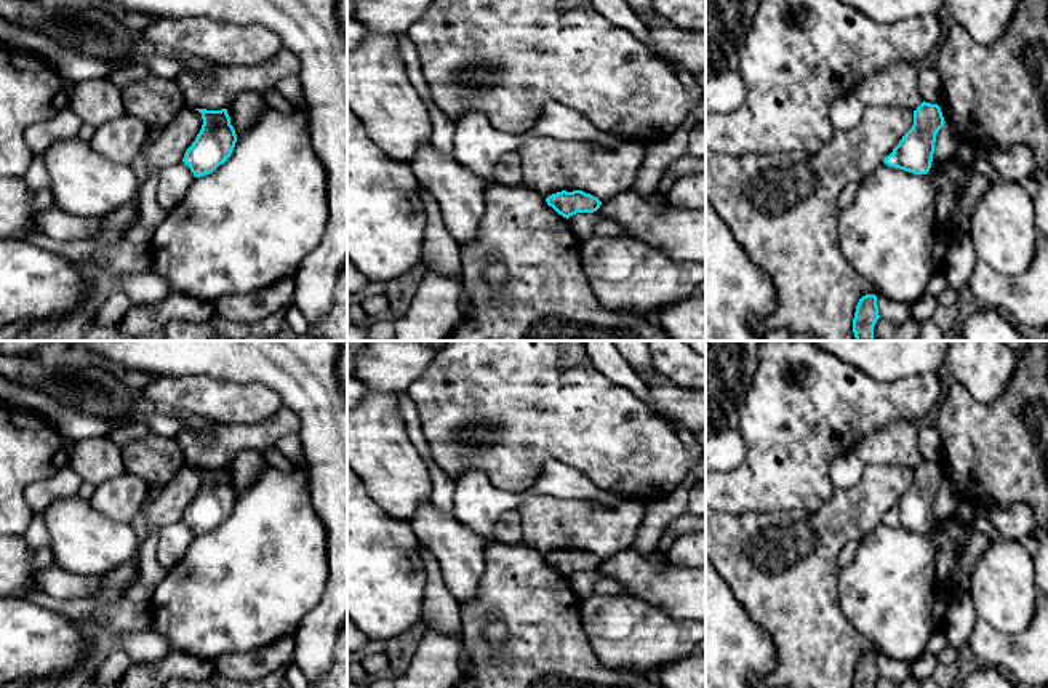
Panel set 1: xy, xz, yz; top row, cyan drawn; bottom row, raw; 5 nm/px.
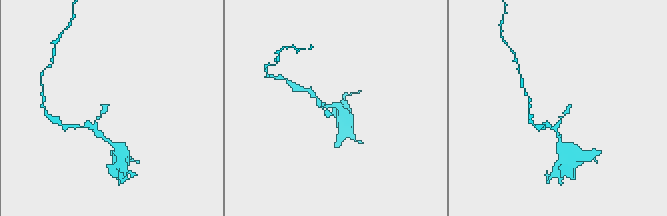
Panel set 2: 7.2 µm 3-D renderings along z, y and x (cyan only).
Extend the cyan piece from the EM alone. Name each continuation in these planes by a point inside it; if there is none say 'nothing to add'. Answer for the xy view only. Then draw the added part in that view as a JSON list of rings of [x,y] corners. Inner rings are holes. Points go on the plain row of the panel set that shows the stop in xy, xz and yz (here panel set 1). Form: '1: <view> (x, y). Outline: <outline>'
nothing to add

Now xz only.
nothing to add

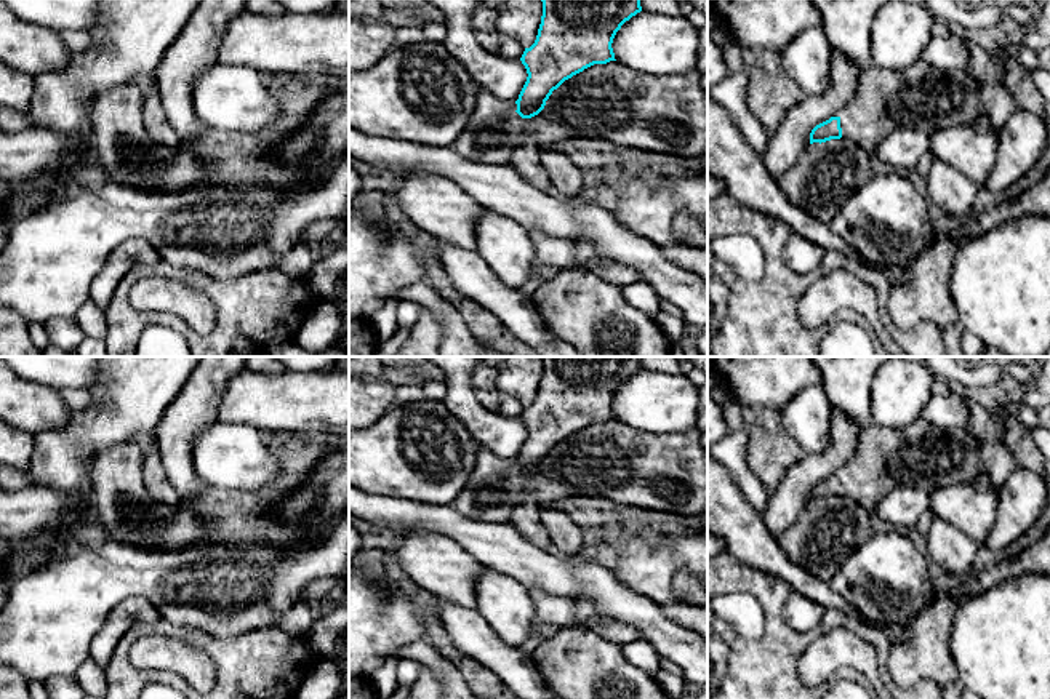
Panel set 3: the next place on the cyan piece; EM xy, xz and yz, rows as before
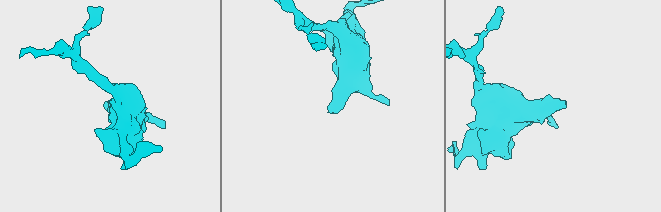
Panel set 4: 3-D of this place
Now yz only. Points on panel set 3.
1: yz (921, 455). Outline: [[[924,417],[904,429],[888,429],[869,422],[860,429],[860,448],[852,469],[840,473],[840,486],[844,497],[874,512],[882,497],[898,486],[936,489],[970,481],[983,470],[989,473],[992,486],[1002,486],[1016,467],[1018,462],[1008,445],[996,435],[980,443],[968,427],[941,429]]]

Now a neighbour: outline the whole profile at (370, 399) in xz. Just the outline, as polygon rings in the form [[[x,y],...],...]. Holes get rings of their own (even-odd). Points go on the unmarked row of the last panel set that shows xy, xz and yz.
[[[349,374],[349,430],[367,429],[381,419],[395,398],[397,387],[384,377]]]

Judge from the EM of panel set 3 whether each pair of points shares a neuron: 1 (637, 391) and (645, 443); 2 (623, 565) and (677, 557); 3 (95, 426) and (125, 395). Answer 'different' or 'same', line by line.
1: different
2: same
3: same

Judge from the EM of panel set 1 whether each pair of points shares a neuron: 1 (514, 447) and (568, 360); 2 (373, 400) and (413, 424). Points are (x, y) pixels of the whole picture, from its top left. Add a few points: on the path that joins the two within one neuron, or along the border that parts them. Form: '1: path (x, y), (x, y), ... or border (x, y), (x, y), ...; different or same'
1: border (559, 357), (562, 367), (589, 364); different
2: border (396, 394), (399, 415), (418, 452); different

